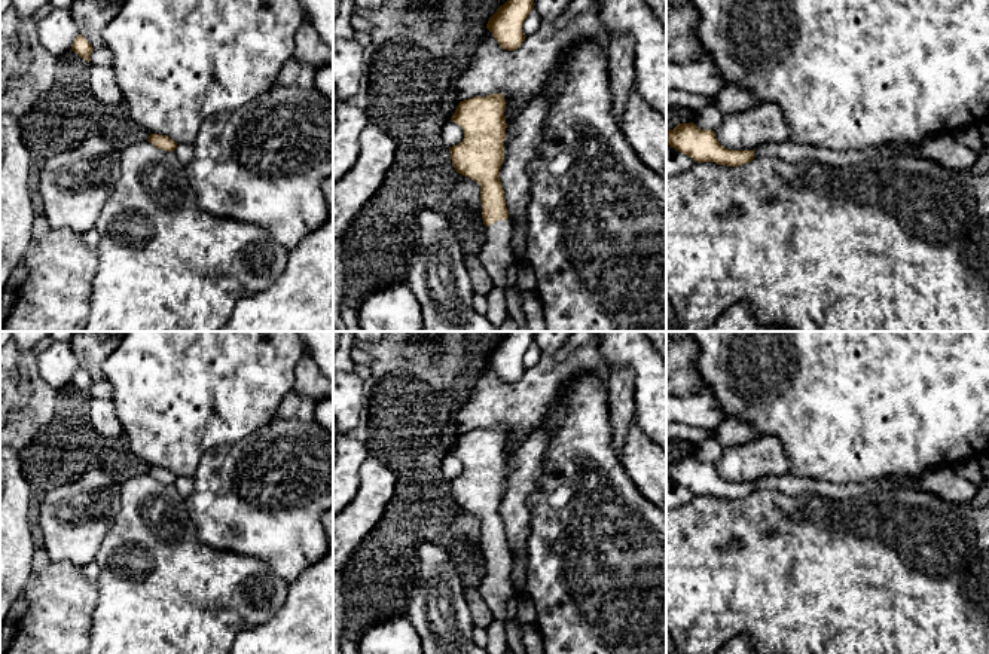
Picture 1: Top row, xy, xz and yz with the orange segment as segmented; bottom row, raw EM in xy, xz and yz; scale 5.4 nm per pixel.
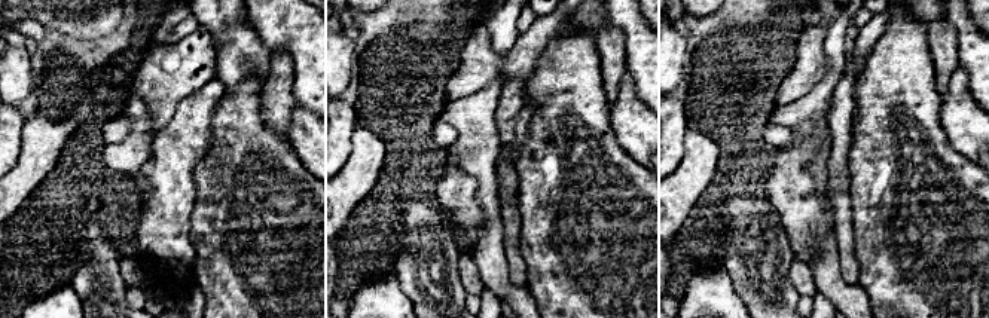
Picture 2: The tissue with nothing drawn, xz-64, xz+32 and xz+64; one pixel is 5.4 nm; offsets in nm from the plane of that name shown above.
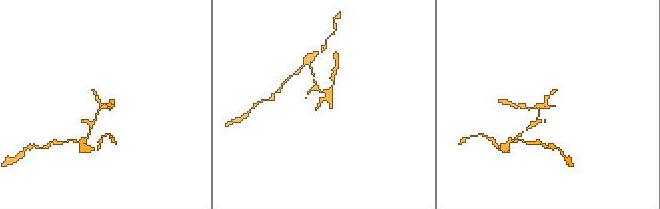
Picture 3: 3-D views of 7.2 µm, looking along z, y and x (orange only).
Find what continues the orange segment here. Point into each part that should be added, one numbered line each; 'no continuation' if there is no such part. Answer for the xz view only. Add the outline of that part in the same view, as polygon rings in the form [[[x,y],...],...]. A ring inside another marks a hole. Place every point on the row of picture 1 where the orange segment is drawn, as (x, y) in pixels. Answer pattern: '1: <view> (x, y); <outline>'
1: xz (494, 251); [[[498,220],[485,226],[485,235],[474,248],[494,287],[504,293],[516,291],[526,317],[528,331],[546,331],[544,312],[535,291],[524,291],[516,285],[516,259],[510,250],[510,220]]]

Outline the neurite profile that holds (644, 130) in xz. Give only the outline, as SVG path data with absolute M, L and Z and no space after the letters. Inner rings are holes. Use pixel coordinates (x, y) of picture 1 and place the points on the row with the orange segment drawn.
M635 86L619 125L638 159L666 178L666 117L654 111Z

